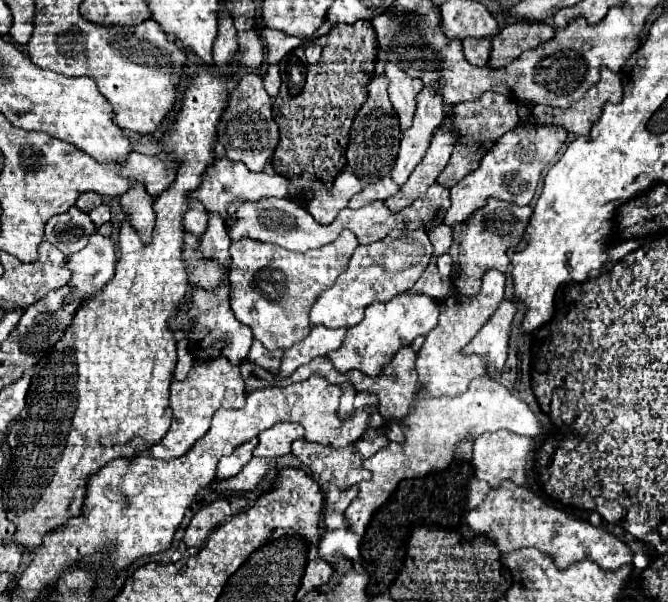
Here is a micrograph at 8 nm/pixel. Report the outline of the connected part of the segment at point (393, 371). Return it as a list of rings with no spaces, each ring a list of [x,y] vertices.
[[[404,347],[404,349],[400,349],[400,351],[392,357],[392,361],[388,363],[388,367],[384,367],[382,375],[378,375],[376,379],[372,379],[372,377],[368,377],[368,375],[360,375],[360,371],[340,373],[340,371],[334,369],[334,365],[332,365],[328,359],[320,357],[320,359],[314,359],[314,361],[310,361],[310,363],[306,365],[306,379],[308,379],[310,375],[314,375],[314,373],[320,373],[320,375],[324,375],[330,383],[336,383],[336,385],[340,385],[340,383],[352,383],[356,391],[370,391],[370,393],[378,395],[378,399],[380,399],[380,403],[382,403],[380,415],[382,415],[384,419],[398,419],[398,421],[400,421],[400,419],[408,417],[410,409],[414,407],[414,393],[416,393],[416,379],[418,379],[416,369],[414,369],[414,361],[416,361],[416,353],[412,351],[412,347]]]

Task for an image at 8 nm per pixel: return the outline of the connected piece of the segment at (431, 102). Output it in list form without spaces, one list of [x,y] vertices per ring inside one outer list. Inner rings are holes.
[[[424,87],[424,91],[418,95],[418,109],[414,115],[414,123],[408,131],[402,133],[400,151],[390,173],[396,185],[404,185],[410,173],[414,171],[414,167],[426,155],[434,131],[444,121],[442,105],[444,103],[440,95],[436,93],[436,87]]]

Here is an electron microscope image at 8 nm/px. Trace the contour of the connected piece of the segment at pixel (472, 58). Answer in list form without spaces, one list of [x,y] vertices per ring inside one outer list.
[[[464,39],[464,55],[472,65],[486,65],[490,59],[490,39]]]

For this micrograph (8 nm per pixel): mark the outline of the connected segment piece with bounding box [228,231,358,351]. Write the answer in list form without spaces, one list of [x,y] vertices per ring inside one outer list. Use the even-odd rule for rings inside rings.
[[[342,231],[340,237],[320,249],[308,253],[292,253],[272,243],[234,241],[230,245],[230,307],[236,319],[252,329],[258,339],[270,351],[288,349],[310,333],[308,313],[322,291],[332,287],[358,247],[358,239],[352,231]]]

